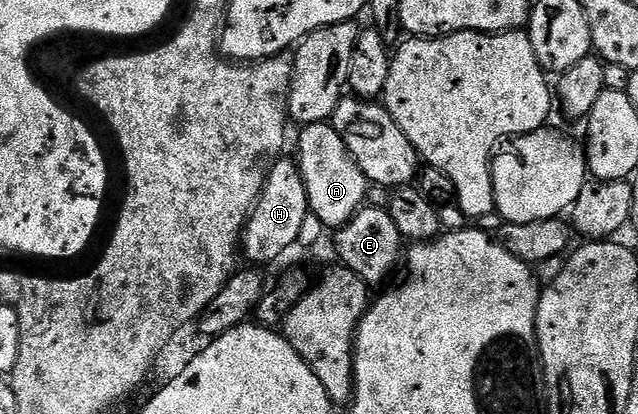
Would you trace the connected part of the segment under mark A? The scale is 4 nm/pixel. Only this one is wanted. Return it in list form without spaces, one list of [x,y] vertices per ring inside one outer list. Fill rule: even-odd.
[[[322,121],[304,125],[298,130],[299,142],[294,156],[301,175],[305,179],[305,191],[309,195],[310,216],[321,219],[324,230],[334,231],[353,219],[353,215],[364,208],[369,190],[367,176],[357,167],[353,155],[345,147],[343,134],[335,130],[334,124]]]

